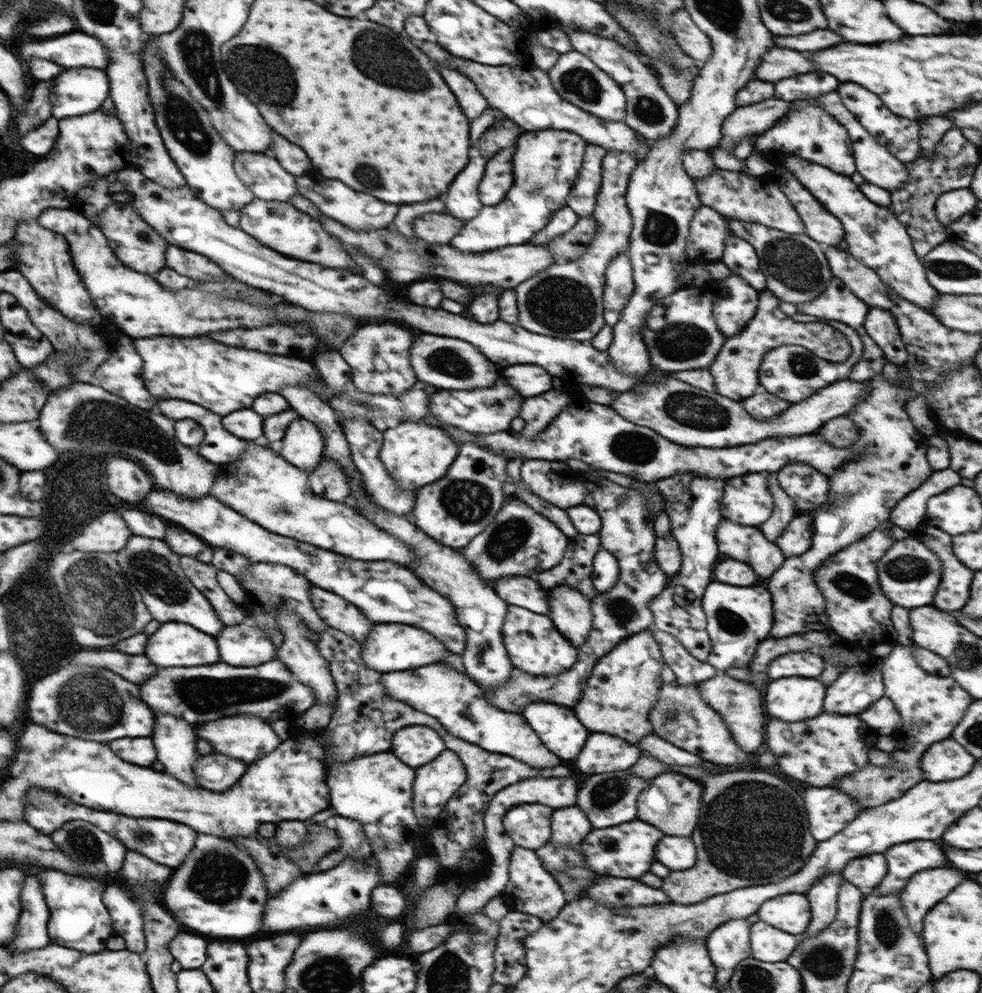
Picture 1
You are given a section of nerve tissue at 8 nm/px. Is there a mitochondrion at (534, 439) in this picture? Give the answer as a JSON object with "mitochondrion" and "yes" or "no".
{"mitochondrion":"no"}

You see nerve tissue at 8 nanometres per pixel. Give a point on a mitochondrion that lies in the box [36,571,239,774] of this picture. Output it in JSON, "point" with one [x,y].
{"point":[74,701]}

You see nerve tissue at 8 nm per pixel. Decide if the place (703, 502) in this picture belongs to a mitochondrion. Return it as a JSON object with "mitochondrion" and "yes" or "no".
{"mitochondrion":"no"}

